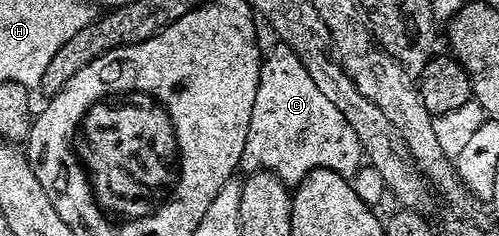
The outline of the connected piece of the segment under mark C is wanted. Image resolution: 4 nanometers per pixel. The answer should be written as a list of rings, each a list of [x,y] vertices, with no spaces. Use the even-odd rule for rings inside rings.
[[[282,43],[275,46],[262,61],[259,89],[238,164],[240,171],[246,175],[271,172],[293,186],[316,168],[331,169],[346,178],[355,176],[364,161],[355,130],[320,92],[292,48]]]

